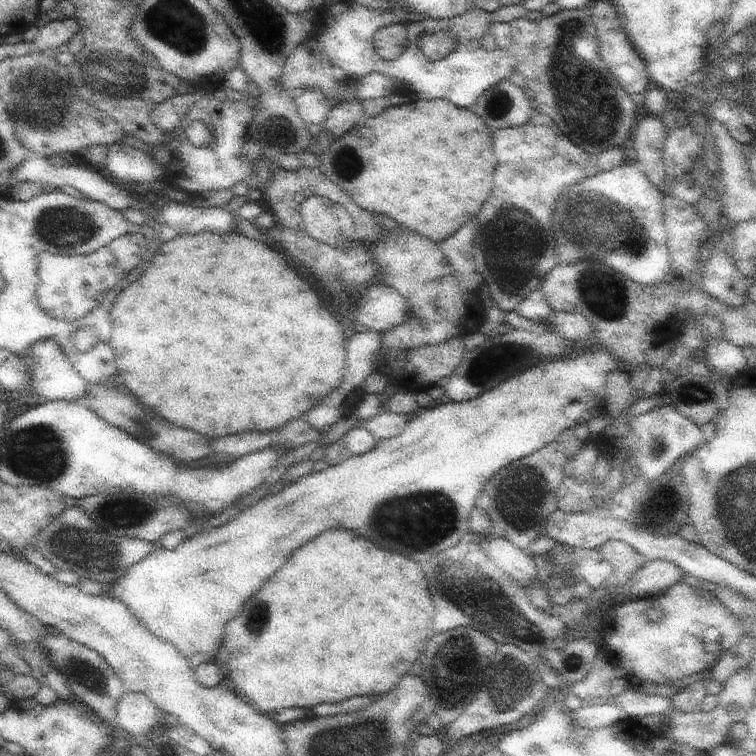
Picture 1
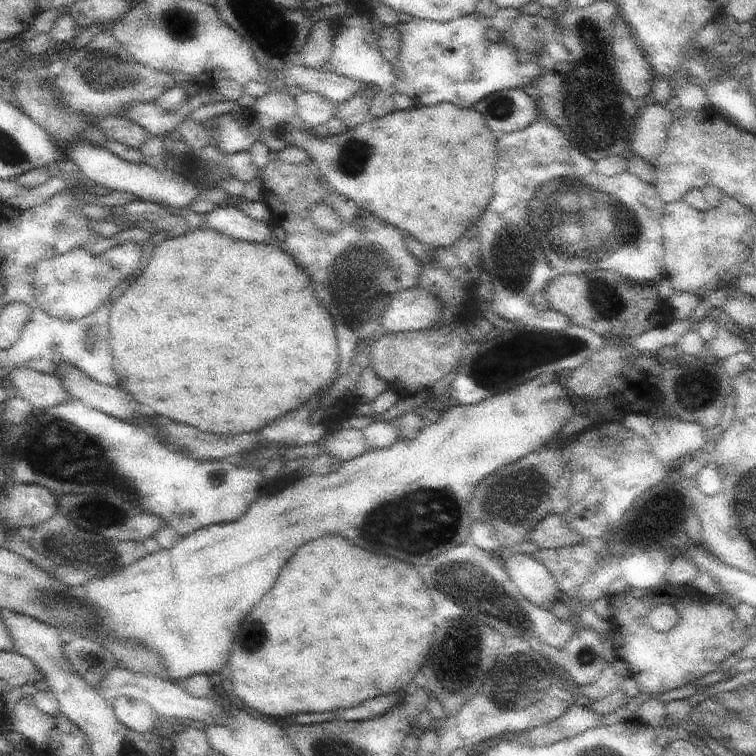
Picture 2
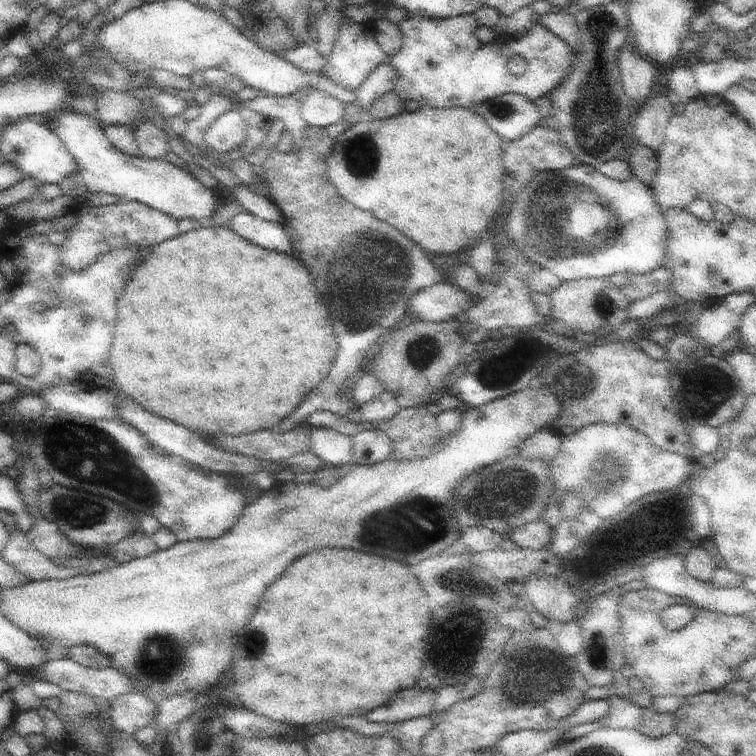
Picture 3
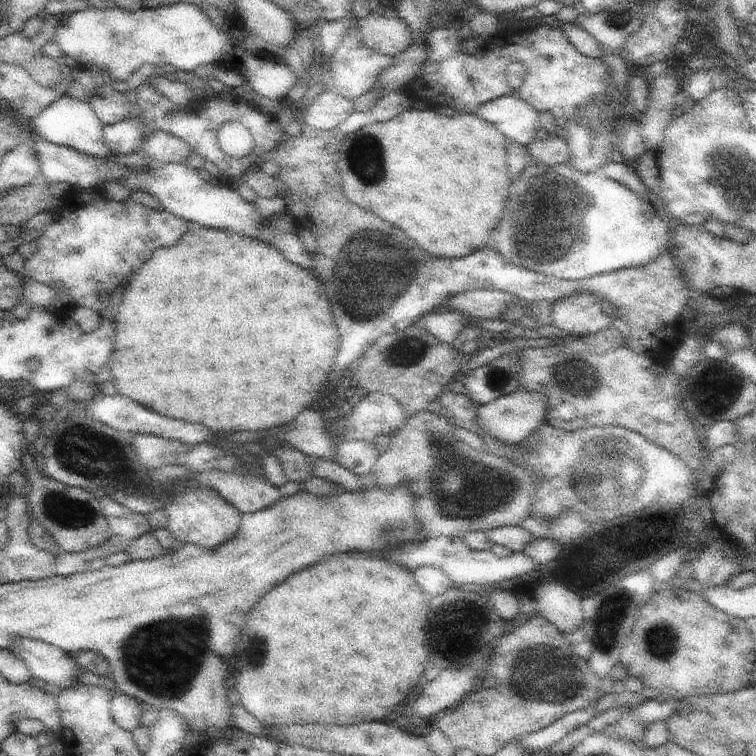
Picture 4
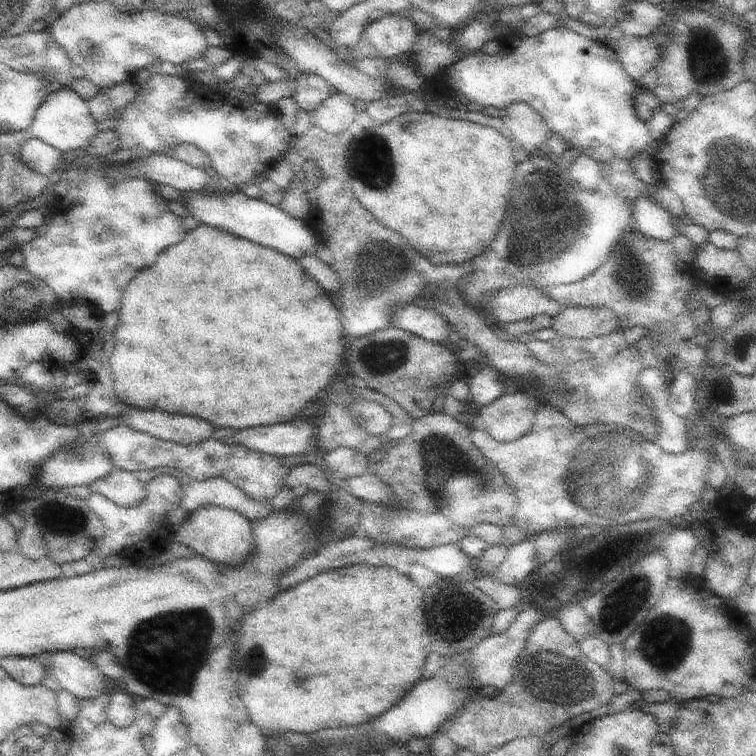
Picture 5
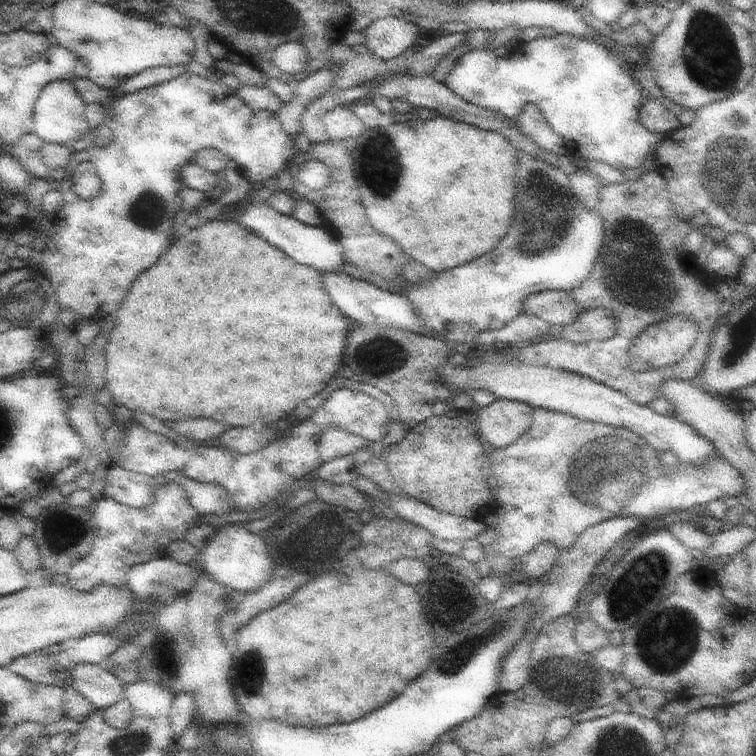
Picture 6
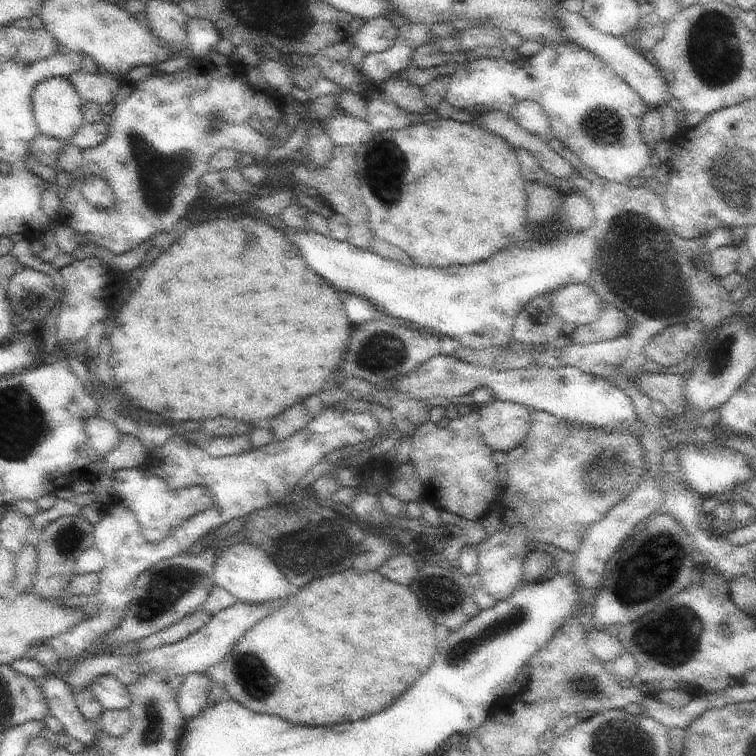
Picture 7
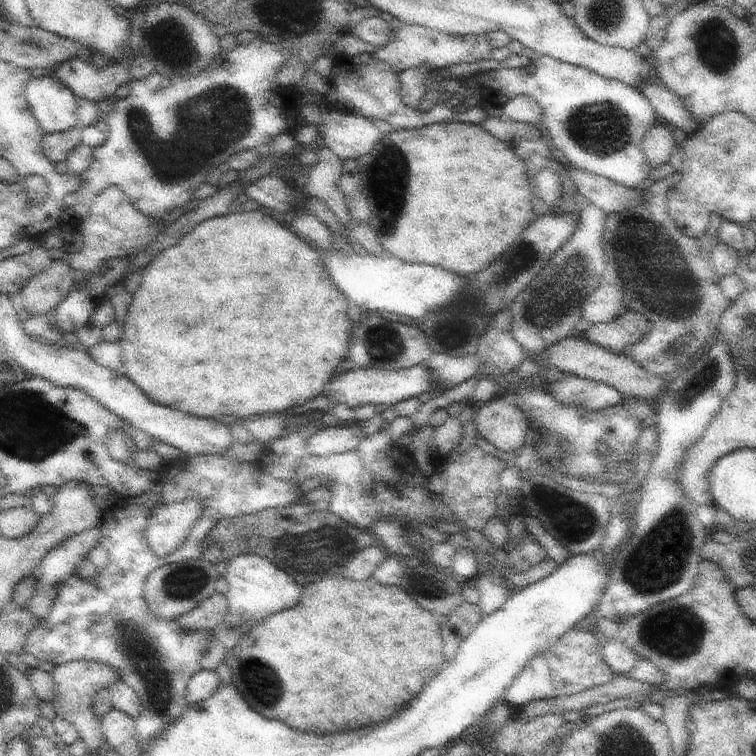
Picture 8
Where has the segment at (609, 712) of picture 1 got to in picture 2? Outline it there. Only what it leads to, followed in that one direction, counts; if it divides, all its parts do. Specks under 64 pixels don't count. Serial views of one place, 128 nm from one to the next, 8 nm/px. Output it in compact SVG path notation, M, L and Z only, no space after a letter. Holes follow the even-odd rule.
M574 704L564 716L544 726L527 730L522 734L523 738L532 747L550 746L561 740L583 733L589 728L598 726L598 724L602 724L600 717L601 715L596 714L588 707Z

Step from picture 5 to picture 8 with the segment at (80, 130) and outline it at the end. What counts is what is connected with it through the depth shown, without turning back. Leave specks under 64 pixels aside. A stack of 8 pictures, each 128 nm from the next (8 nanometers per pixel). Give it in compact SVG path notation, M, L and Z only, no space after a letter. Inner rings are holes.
M54 76L32 77L25 98L44 133L62 133L80 125L76 96Z

